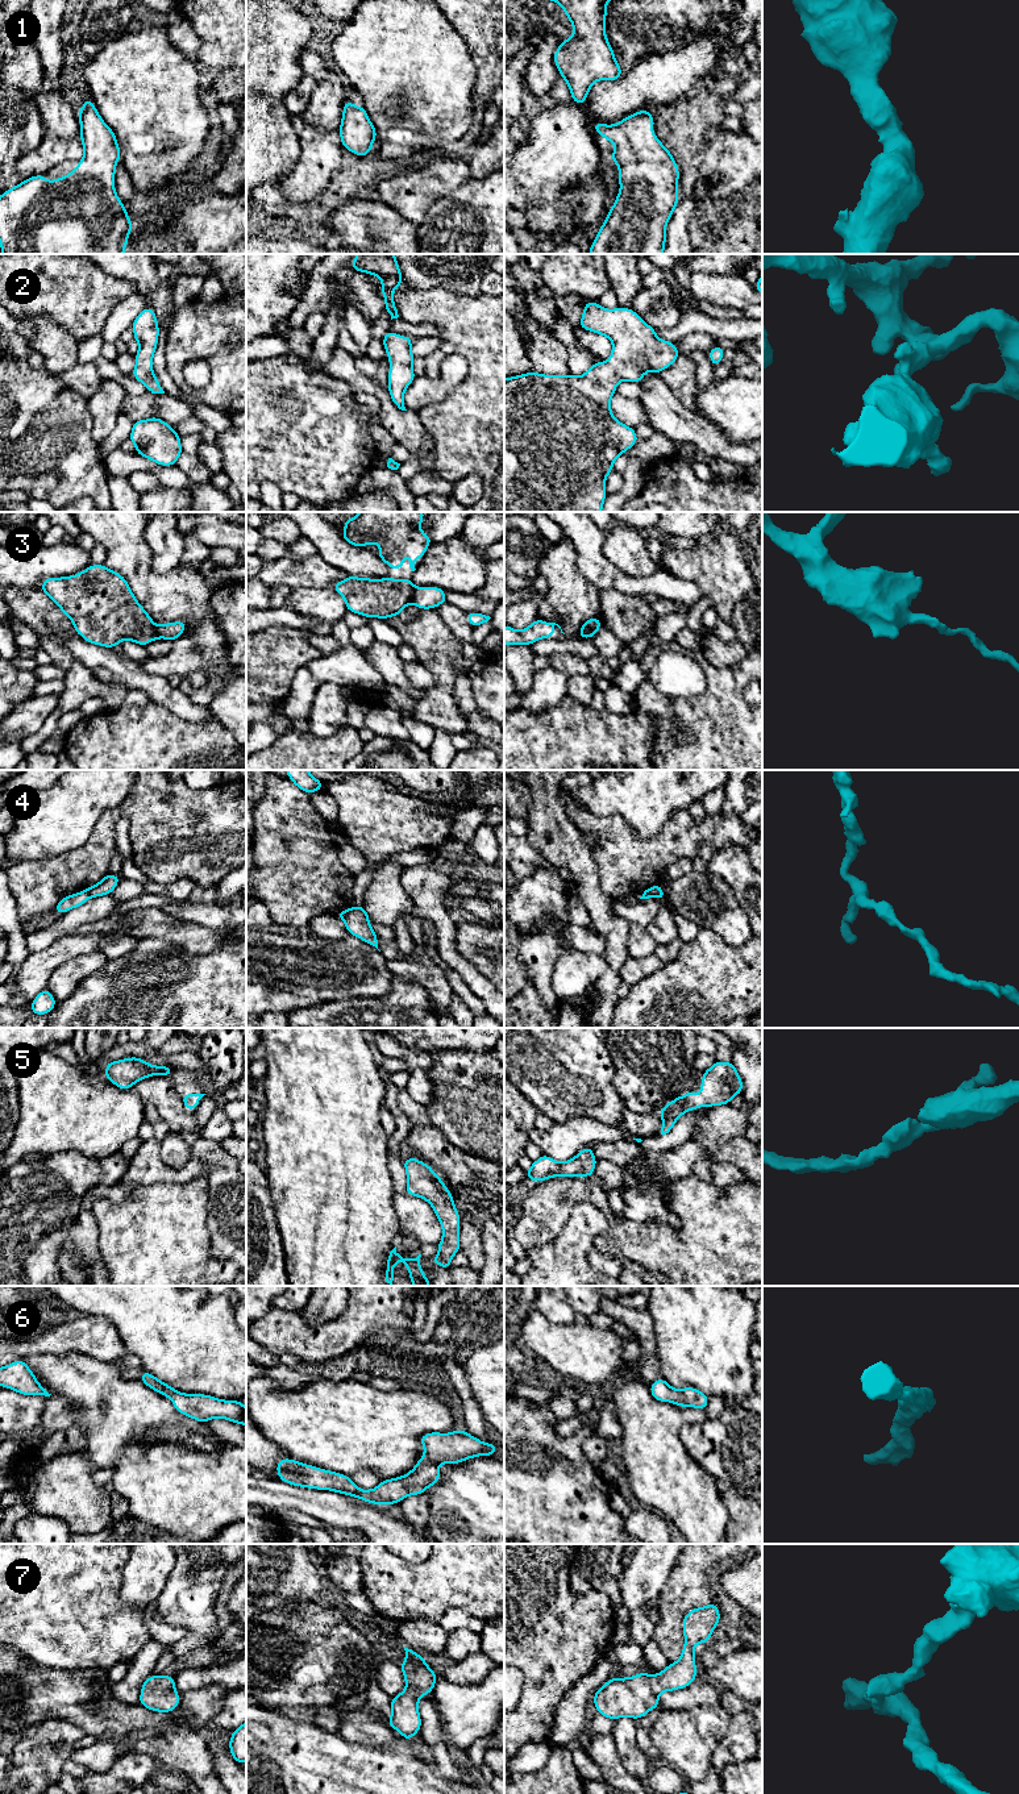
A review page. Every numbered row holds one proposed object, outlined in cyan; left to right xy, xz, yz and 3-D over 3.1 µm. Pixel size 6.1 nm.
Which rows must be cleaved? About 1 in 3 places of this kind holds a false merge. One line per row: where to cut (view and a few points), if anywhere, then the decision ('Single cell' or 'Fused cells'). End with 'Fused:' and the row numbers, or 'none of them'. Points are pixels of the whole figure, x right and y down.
1: No split. Single cell
2: No split. Single cell
3: Split along xz (415, 587), (411, 602). Fused cells
4: Split along xy (84, 890), (90, 896). Fused cells
5: No split. Single cell
6: No split. Single cell
7: No split. Single cell
Fused: 3, 4

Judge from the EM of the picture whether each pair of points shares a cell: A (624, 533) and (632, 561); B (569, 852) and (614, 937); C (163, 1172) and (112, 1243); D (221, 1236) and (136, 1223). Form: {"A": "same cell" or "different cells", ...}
{"A": "same cell", "B": "same cell", "C": "different cells", "D": "different cells"}

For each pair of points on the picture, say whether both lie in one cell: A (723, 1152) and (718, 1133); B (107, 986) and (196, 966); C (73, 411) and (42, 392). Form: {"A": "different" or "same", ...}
{"A": "different", "B": "same", "C": "same"}

